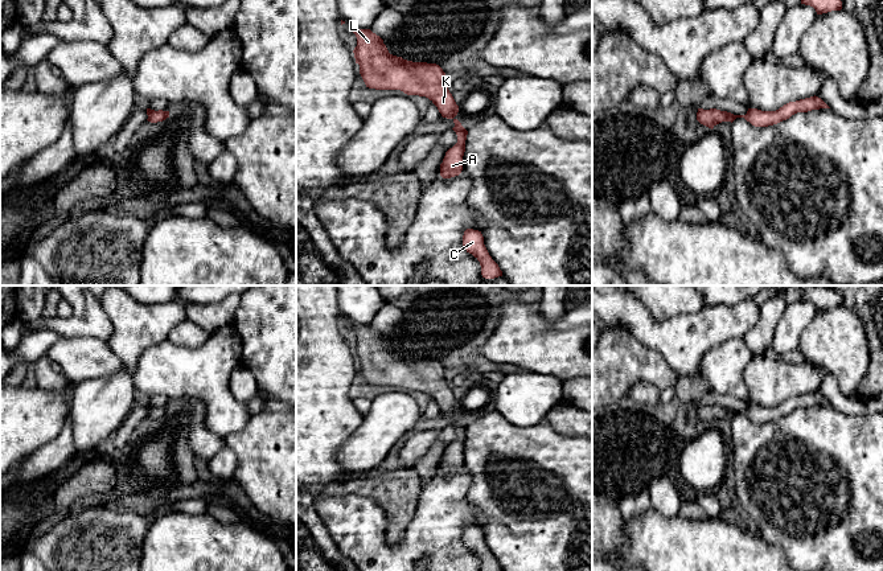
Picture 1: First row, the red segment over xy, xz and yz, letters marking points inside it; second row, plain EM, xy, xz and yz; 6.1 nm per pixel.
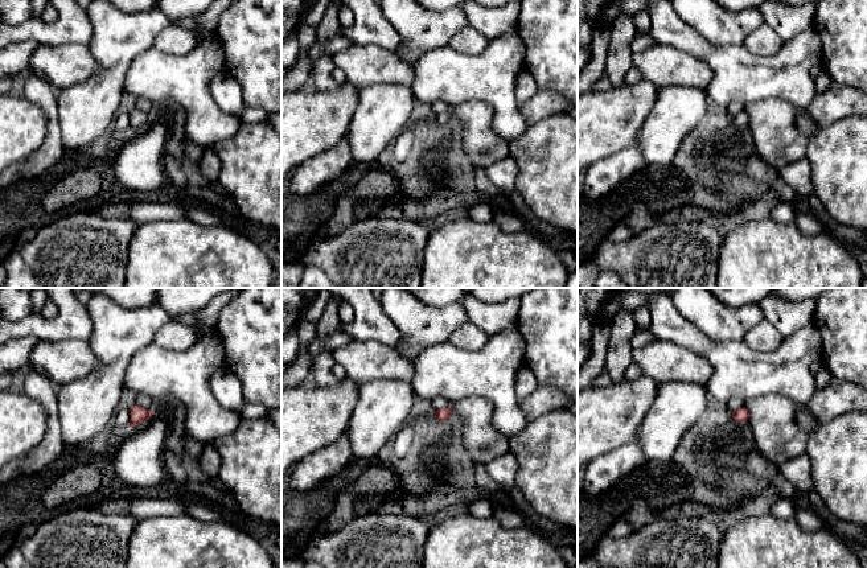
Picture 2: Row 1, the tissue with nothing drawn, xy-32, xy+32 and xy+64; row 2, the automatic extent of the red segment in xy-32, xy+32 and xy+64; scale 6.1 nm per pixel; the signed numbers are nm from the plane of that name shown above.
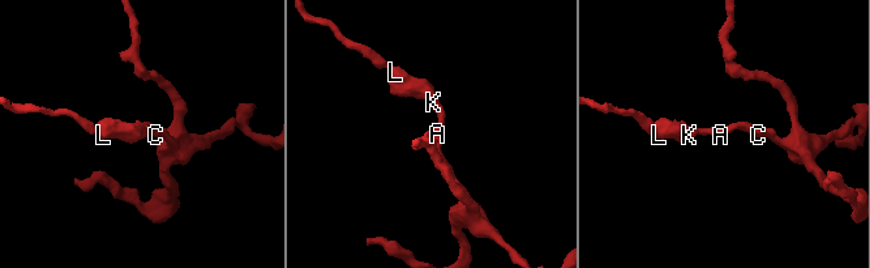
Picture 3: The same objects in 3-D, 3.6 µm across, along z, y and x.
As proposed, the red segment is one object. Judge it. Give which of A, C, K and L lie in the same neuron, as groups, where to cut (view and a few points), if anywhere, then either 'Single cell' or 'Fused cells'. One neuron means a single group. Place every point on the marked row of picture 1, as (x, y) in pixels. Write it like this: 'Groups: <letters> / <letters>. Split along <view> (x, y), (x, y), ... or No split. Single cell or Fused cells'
Groups: A C K L. No split. Single cell

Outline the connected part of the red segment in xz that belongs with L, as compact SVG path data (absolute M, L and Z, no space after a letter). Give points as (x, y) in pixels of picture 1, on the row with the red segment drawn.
M354 28L357 37L354 48L356 63L360 74L369 89L401 90L407 95L428 98L443 118L452 119L452 128L457 135L457 143L445 152L440 164L440 176L451 178L463 171L463 156L468 131L455 118L459 112L452 94L449 93L443 69L436 63L412 62L389 53L383 40L370 29Z

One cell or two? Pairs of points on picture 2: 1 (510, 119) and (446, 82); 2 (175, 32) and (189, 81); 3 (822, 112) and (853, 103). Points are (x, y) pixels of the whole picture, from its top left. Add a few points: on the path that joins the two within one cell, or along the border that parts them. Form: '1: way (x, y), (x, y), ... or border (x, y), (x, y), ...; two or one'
1: way (497, 102), (477, 82), (463, 82); one
2: border (196, 44), (184, 54), (167, 54), (153, 46); two
3: way (830, 107), (835, 103), (845, 103); one

